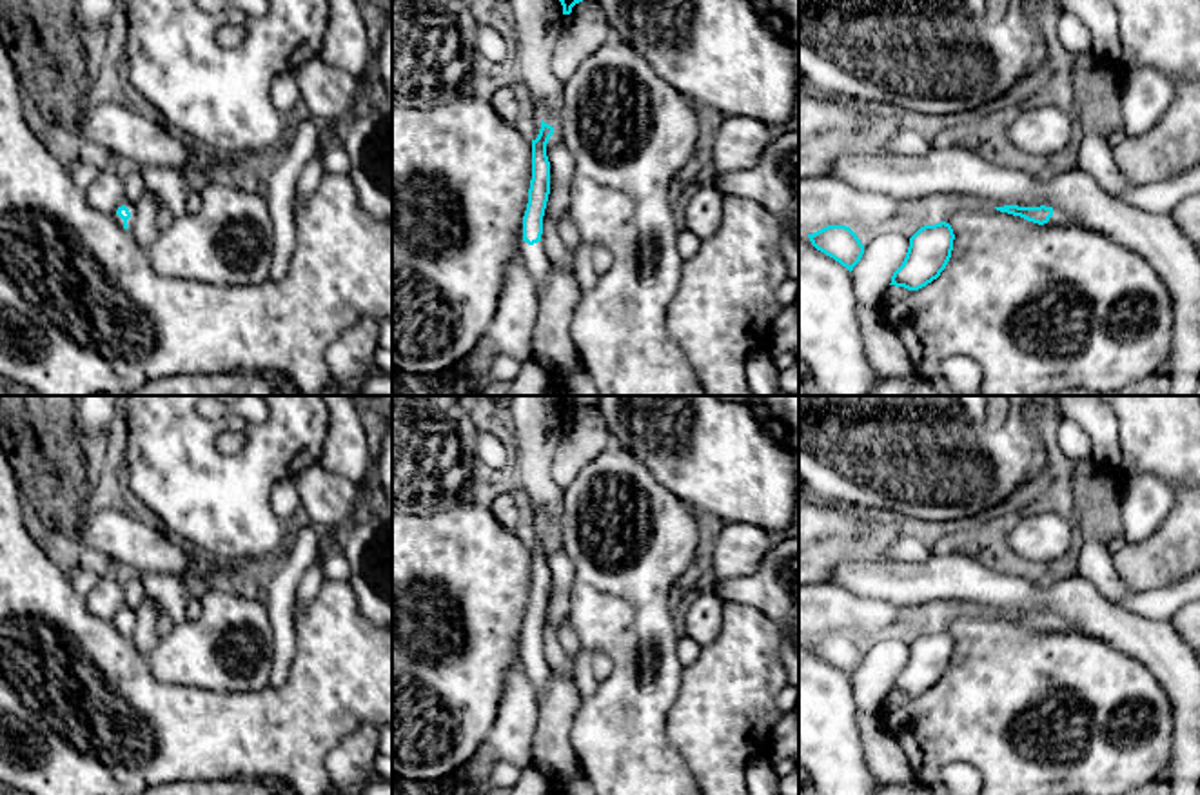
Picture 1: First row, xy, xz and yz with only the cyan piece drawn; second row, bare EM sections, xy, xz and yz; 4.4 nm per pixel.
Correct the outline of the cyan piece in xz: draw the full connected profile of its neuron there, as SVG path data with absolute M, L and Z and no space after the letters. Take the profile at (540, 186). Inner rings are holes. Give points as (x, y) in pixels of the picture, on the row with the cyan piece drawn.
M541 120L539 134L532 140L532 180L523 216L521 256L525 258L530 276L537 283L539 299L552 265L541 243L543 216L550 194L550 162L546 156L546 143L552 134L554 127Z

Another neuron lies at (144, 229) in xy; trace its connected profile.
M145 189L145 194L138 200L138 203L134 205L134 221L131 225L131 234L136 240L136 243L147 250L151 241L160 234L160 227L156 223L156 216L162 205L162 198Z

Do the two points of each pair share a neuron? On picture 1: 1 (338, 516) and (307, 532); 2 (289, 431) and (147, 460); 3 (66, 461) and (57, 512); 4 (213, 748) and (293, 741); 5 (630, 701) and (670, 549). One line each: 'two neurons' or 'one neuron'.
1: two neurons
2: one neuron
3: one neuron
4: one neuron
5: one neuron

